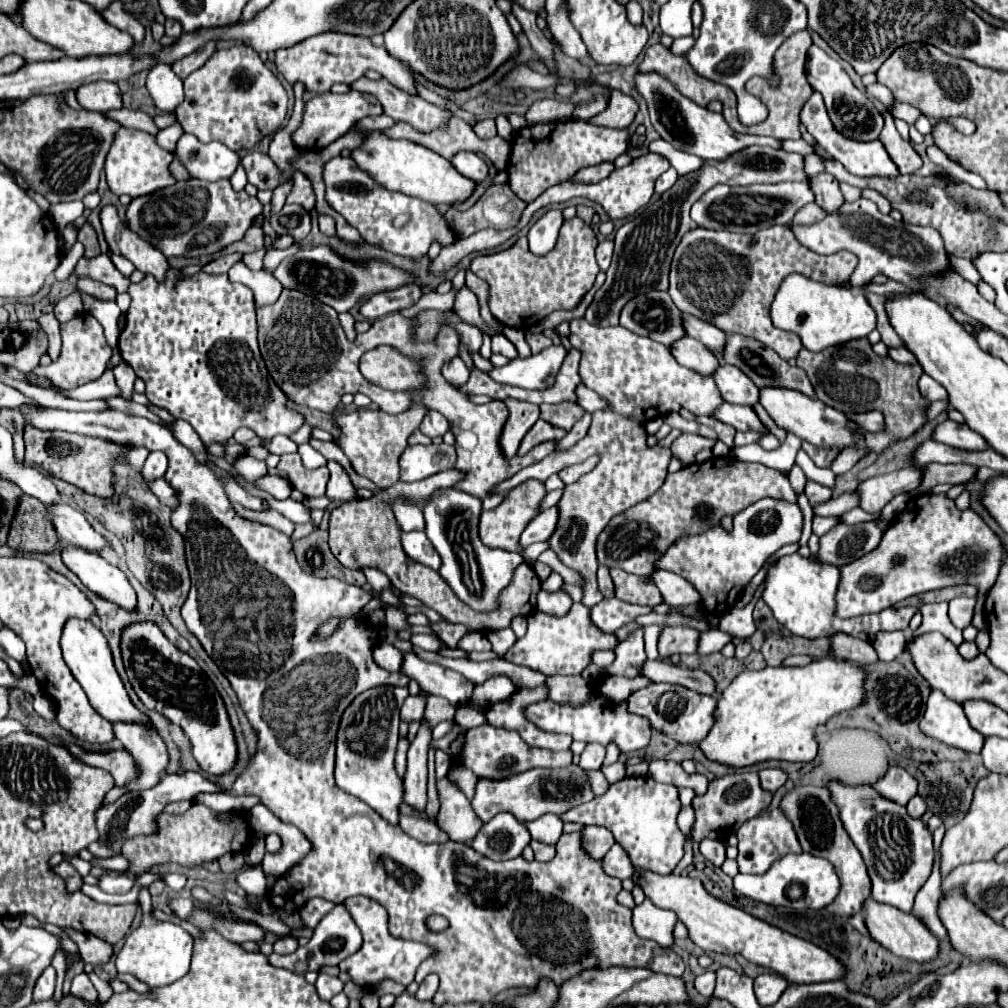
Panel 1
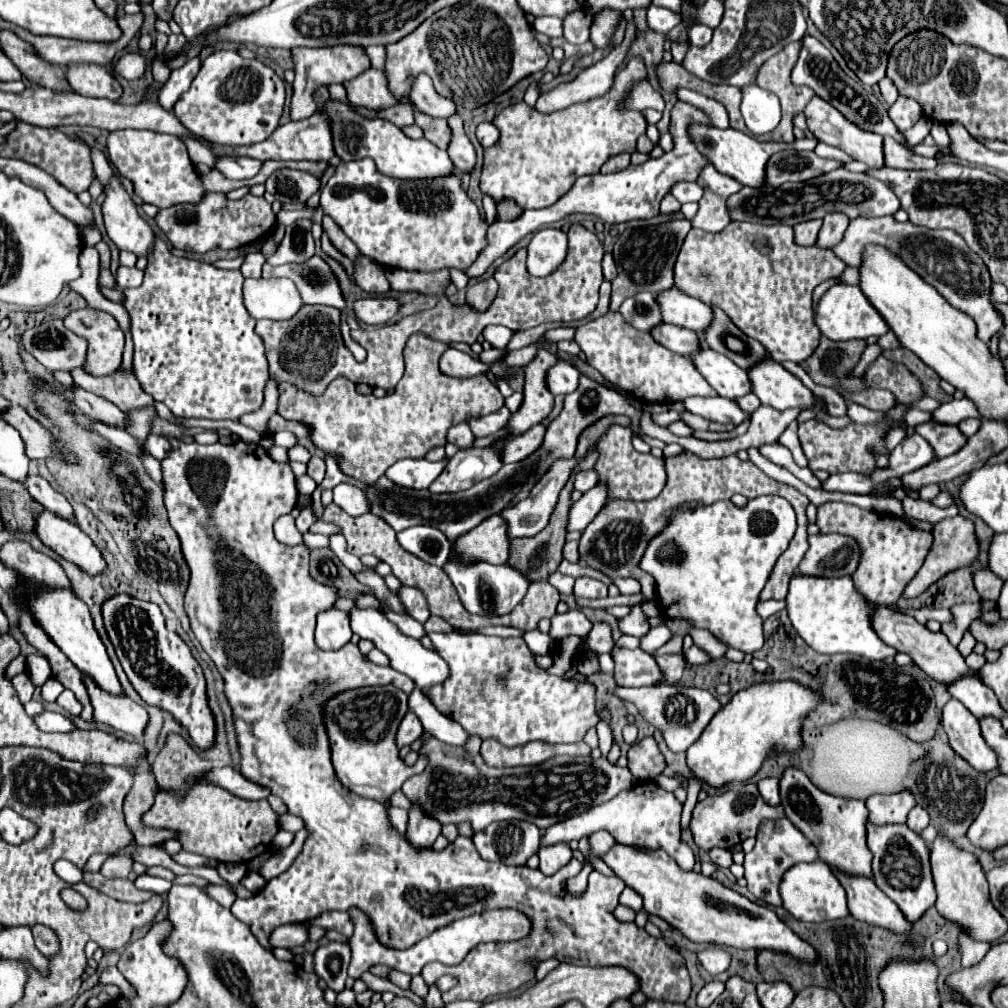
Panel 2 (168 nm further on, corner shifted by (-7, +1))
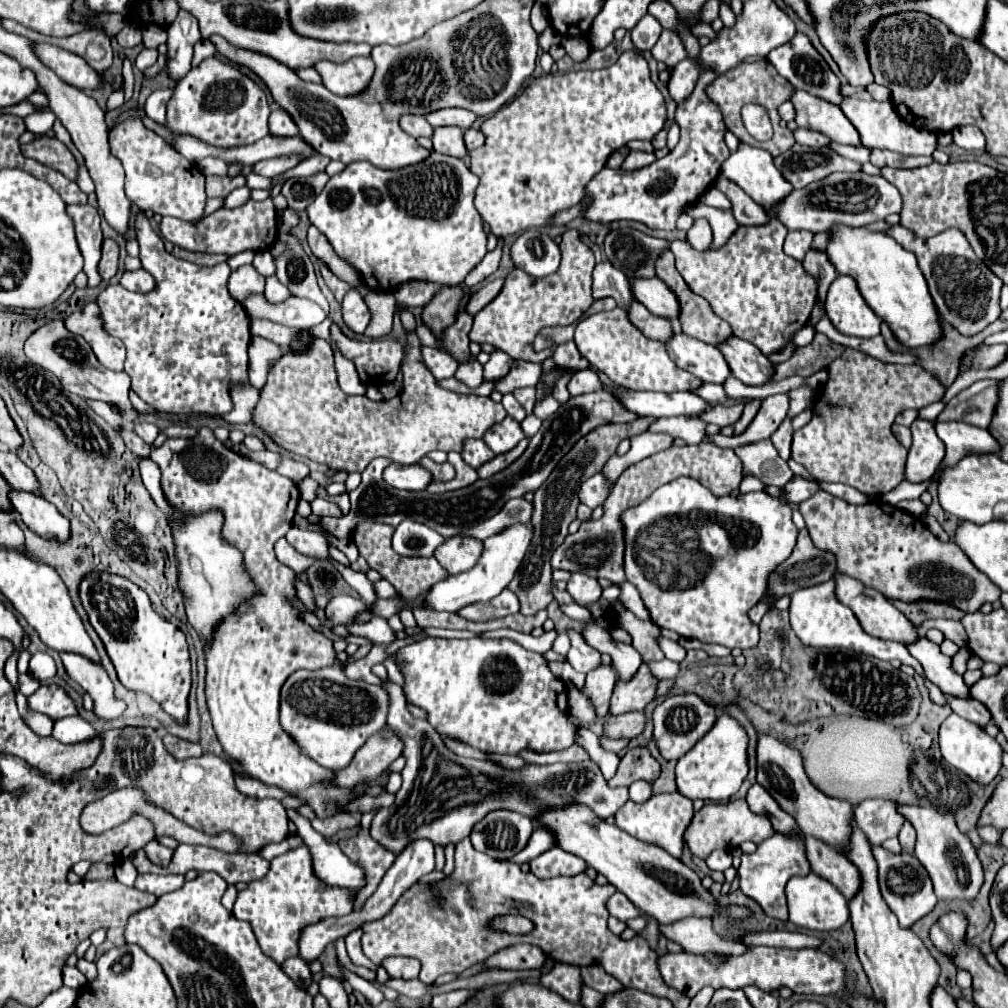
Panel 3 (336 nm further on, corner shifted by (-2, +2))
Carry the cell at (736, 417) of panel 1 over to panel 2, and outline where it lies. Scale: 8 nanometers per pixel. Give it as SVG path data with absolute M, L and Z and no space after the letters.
M691 396L687 400L681 400L687 412L699 414L705 420L721 422L721 424L741 424L749 414L745 414L733 400L715 396L715 398L701 398L701 396Z

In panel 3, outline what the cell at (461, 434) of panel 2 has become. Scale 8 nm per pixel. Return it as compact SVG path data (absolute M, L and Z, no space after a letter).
M464 439L462 443L462 459L472 465L474 469L478 469L482 463L486 463L486 459L492 459L494 453L490 451L490 447L486 447L486 443L482 439Z

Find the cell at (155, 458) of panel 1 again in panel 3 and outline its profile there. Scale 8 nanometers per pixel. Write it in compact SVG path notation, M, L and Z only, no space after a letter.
M138 423L138 425L134 425L134 431L136 431L150 447L152 447L156 435L158 435L158 427L152 425L152 423Z

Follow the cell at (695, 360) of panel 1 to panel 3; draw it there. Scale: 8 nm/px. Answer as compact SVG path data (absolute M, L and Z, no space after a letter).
M634 301L630 311L628 311L628 317L630 321L640 327L640 331L648 337L648 339L654 339L654 341L660 341L660 343L668 343L674 335L672 331L672 323L668 319L662 319L662 317L656 317L652 315L650 311L646 311L646 307L642 307L642 303Z

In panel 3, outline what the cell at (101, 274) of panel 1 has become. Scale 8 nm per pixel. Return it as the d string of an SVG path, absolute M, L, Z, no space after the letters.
M138 269L138 271L124 271L120 285L130 289L130 291L138 291L138 293L148 293L154 289L154 279L148 271Z

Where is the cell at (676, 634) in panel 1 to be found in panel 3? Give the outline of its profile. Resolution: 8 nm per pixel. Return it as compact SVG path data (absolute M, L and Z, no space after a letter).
M642 663L638 675L634 675L630 683L616 683L610 701L610 713L620 715L628 711L642 711L648 703L656 699L658 683L660 681L652 675L648 663Z

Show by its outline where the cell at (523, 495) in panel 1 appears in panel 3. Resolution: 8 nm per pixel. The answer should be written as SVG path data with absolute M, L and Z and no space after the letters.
M454 535L454 537L446 539L442 543L442 547L438 547L438 551L434 553L438 563L450 575L470 571L478 563L480 555L482 555L482 541L476 537L468 537L468 535L466 537Z

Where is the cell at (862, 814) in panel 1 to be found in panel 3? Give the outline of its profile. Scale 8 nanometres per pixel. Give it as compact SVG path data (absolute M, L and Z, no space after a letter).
M874 845L872 847L874 859L878 863L878 883L884 901L890 905L892 913L898 917L902 927L910 927L924 915L928 915L936 905L936 895L932 891L932 883L928 873L924 871L922 863L912 853L890 853L888 849Z

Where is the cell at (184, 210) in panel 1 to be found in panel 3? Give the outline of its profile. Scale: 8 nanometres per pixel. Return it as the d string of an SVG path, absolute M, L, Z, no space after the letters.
M272 199L266 201L248 201L242 207L236 209L218 209L212 215L202 217L198 223L182 221L174 217L162 217L160 233L166 241L186 249L186 251L204 251L204 253L224 253L234 255L246 249L262 251L268 249L276 241L276 209L272 205Z

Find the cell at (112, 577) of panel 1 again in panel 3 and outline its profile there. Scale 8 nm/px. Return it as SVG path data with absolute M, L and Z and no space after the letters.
M12 491L10 501L14 509L20 513L26 527L40 535L42 539L46 541L70 539L70 521L44 497L26 491Z

